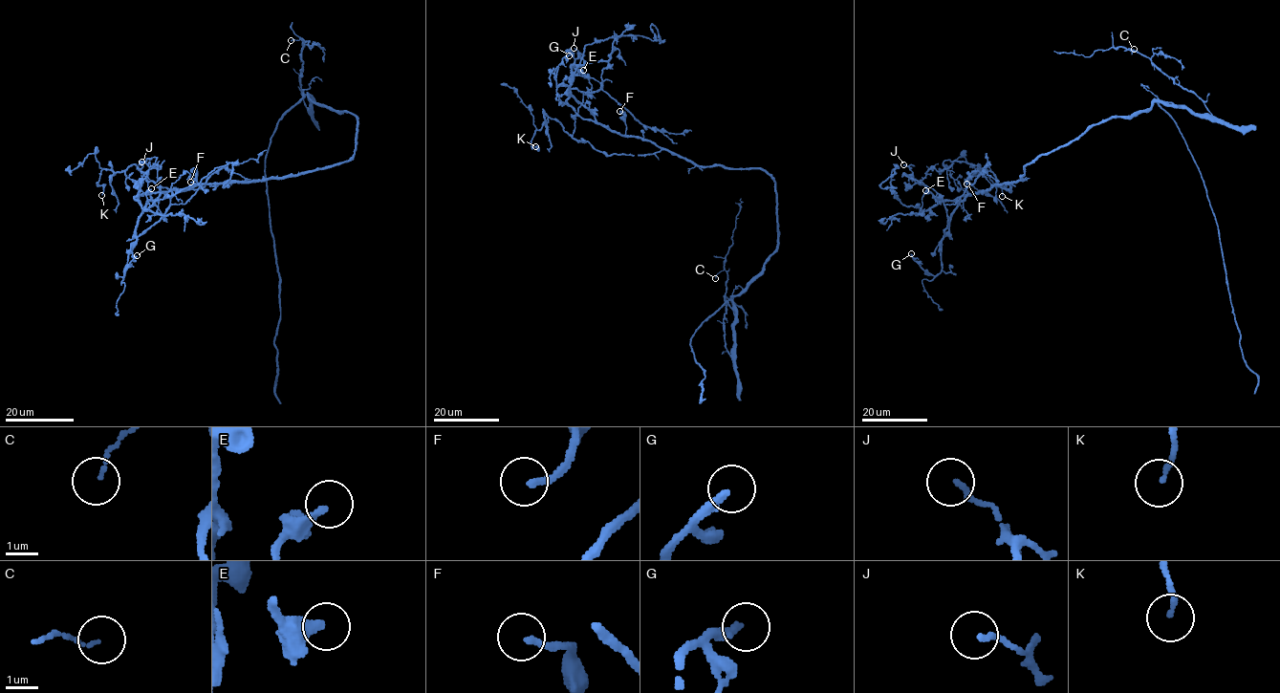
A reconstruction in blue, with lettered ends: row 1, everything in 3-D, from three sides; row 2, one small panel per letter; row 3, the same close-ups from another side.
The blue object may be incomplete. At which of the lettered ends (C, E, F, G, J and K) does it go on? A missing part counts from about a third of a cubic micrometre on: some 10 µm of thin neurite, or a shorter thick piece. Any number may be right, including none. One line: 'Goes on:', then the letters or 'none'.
Goes on: G

